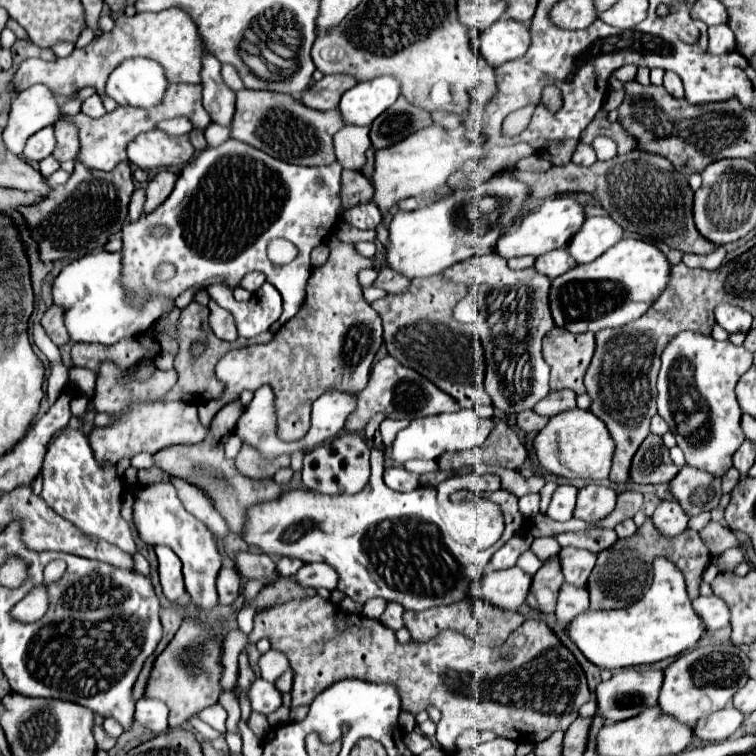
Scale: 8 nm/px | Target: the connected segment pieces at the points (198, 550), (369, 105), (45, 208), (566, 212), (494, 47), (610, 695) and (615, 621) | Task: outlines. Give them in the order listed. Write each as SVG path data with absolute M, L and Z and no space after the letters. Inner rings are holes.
M170 481L146 485L138 491L134 503L134 523L140 533L140 539L148 545L168 545L184 565L184 585L192 599L192 603L200 611L210 611L218 607L218 591L216 591L216 577L222 567L224 555L220 553L212 531L190 515L182 501L176 495L176 489Z
M390 75L362 81L342 95L340 113L348 123L372 125L400 97L400 87L400 81Z
M76 161L76 169L66 185L56 187L40 205L24 207L22 215L28 219L32 237L40 245L40 259L44 263L58 259L78 259L92 251L104 249L110 235L118 233L128 219L128 203L134 191L132 171L128 163L120 163L114 171L86 169Z
M572 197L546 199L536 211L522 217L518 223L512 225L510 231L506 231L498 239L496 253L500 253L506 259L518 257L518 255L534 255L534 257L544 255L552 249L566 247L570 243L570 237L574 237L574 233L578 233L582 223L584 223L584 209L576 199L572 199Z
M498 19L492 27L478 33L478 51L494 67L514 61L530 47L530 25L522 21Z
M646 669L646 671L620 671L614 673L610 681L600 683L596 687L596 699L598 699L598 715L606 721L624 721L630 717L636 717L646 707L652 707L658 703L658 693L662 689L662 669Z
M654 557L652 561L652 585L650 589L630 607L626 609L612 609L612 611L588 611L580 613L568 627L570 639L578 645L578 649L584 653L588 661L602 669L620 669L620 667L632 667L632 665L650 665L656 661L662 661L666 657L678 657L686 649L692 649L704 635L702 617L694 613L692 601L686 593L686 581L682 571L672 563L666 561L666 557Z

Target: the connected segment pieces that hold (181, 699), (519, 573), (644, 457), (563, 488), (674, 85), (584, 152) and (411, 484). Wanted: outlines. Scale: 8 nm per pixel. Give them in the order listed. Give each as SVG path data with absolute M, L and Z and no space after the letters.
M184 619L174 639L168 643L168 647L156 657L154 669L148 679L146 695L160 699L170 709L170 727L182 725L190 715L202 711L204 707L210 707L218 701L218 695L222 691L220 683L220 645L216 641L216 635L212 635L206 627Z
M510 567L504 571L490 571L484 575L480 585L472 585L472 597L476 601L488 601L502 609L518 609L526 603L530 593L532 575L524 573L520 567Z
M648 435L632 459L632 483L670 483L680 469L670 459L662 437Z
M560 485L550 501L550 507L546 511L548 517L554 521L568 521L574 515L574 505L576 505L576 493L578 489L574 485Z
M666 71L666 75L664 75L664 89L666 89L672 97L676 97L676 99L682 99L682 97L684 97L682 81L680 81L680 77L678 77L676 73L672 73L672 71Z
M578 145L576 151L574 151L574 157L572 157L572 163L576 165L582 165L582 167L590 167L592 163L596 161L596 153L590 145Z
M390 467L384 471L384 483L394 491L412 491L418 487L418 475L404 467Z

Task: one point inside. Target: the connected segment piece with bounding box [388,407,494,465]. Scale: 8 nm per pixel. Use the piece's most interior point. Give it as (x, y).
(425, 438)

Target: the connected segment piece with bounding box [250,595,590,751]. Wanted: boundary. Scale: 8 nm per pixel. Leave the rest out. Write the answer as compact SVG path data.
M316 595L310 599L288 601L258 611L254 617L250 641L254 643L262 637L268 637L272 649L286 653L290 661L290 667L294 671L292 707L310 705L310 701L320 691L346 677L358 677L374 683L390 681L398 685L404 711L418 713L424 711L428 703L440 709L442 719L438 721L436 739L444 751L454 751L458 735L468 729L494 731L498 737L516 737L520 743L540 743L554 731L566 731L578 717L580 707L590 699L590 689L582 667L542 619L524 621L502 647L494 649L478 647L474 641L462 637L462 633L454 633L452 629L444 629L426 643L410 641L406 645L400 645L394 631L384 627L380 621L370 619L362 613L346 613L338 605L334 607L332 601L324 601Z

